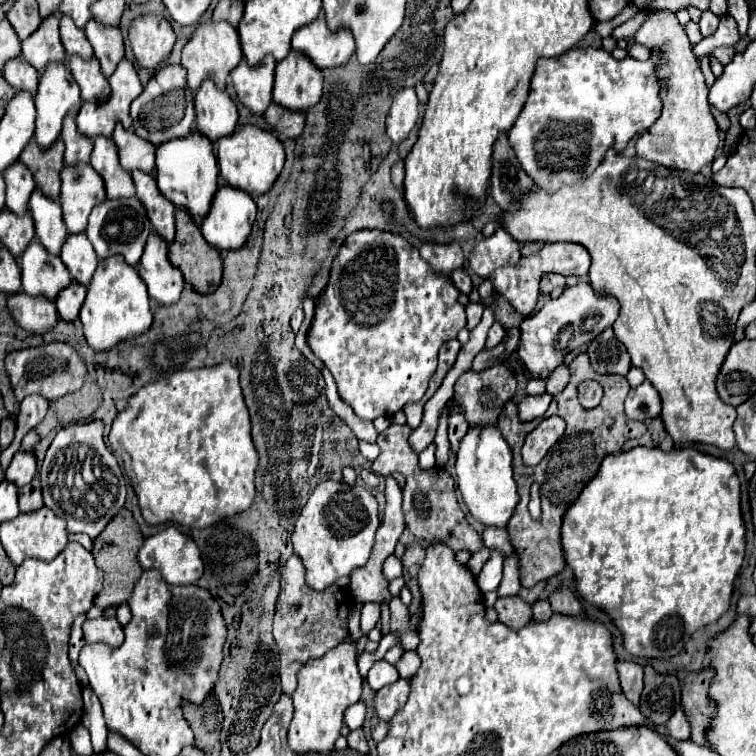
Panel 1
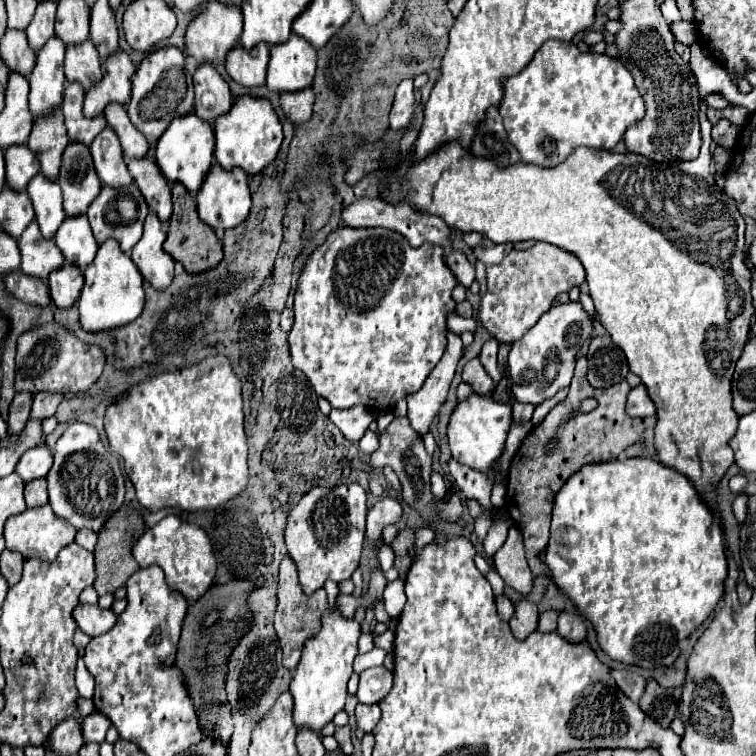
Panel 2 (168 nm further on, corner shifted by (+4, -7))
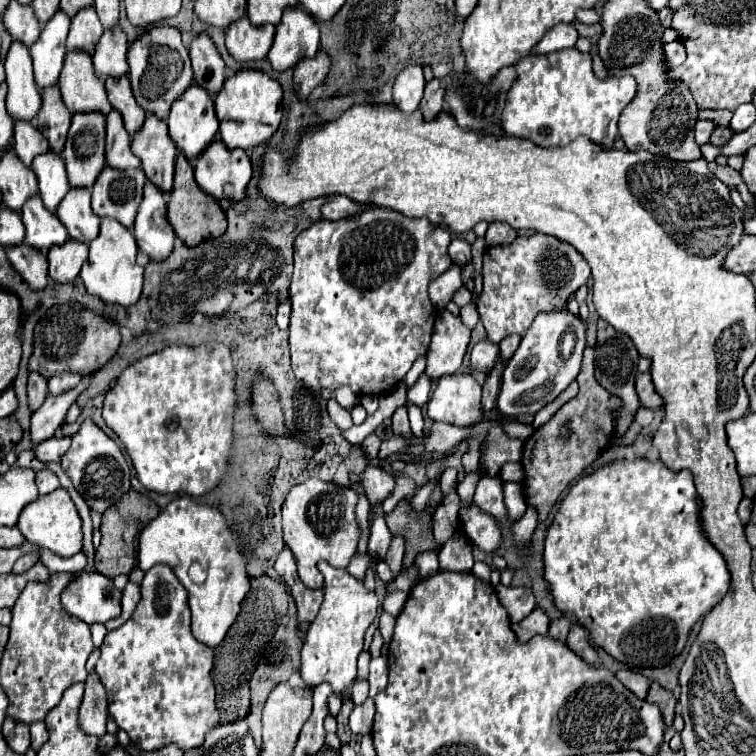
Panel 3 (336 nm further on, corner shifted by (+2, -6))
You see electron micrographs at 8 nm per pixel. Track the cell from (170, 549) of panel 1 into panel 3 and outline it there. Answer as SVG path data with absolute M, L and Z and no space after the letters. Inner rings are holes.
M178 496L174 498L142 532L140 532L140 538L138 538L138 568L140 570L150 570L154 564L168 564L176 578L182 582L182 586L188 590L188 606L190 606L190 612L192 612L192 634L196 640L202 640L202 644L206 646L218 646L228 628L232 626L232 622L236 620L238 612L240 612L240 602L244 600L246 592L250 590L250 576L246 574L244 570L244 556L240 556L234 540L232 540L232 534L226 526L226 520L224 516L216 510L216 508L210 508L210 506L204 506L204 504L196 504L192 502L192 498L188 496ZM198 562L200 566L206 564L208 568L208 576L206 576L206 582L202 584L194 584L188 576L188 570L190 566Z

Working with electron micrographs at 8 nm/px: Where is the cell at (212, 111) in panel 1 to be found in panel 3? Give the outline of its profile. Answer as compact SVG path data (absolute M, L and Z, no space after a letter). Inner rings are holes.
M200 34L198 38L192 40L190 60L192 60L192 70L194 70L194 84L202 86L212 96L218 94L226 80L226 74L224 74L226 66L216 46L206 34Z

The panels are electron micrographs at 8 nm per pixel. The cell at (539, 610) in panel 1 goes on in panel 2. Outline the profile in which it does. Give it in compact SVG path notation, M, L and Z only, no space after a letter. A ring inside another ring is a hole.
M544 611L544 613L540 615L538 631L550 633L550 631L556 631L556 625L558 625L558 611Z

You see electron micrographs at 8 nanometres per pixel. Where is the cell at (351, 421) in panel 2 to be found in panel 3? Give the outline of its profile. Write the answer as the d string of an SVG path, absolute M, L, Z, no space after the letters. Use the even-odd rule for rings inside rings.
M346 388L338 390L334 398L336 398L336 400L338 400L338 404L340 404L344 410L348 410L348 412L352 412L352 410L356 408L356 404L358 404L358 398L356 398L350 390L346 390Z

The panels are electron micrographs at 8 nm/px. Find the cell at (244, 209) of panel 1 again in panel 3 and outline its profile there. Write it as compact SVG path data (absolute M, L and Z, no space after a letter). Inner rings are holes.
M216 138L194 162L194 176L202 192L214 196L218 202L224 198L224 184L232 184L232 196L228 200L236 204L246 198L252 166L244 150L228 150L222 140Z

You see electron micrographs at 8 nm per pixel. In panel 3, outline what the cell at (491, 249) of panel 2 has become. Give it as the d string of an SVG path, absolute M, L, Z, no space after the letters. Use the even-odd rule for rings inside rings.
M494 222L488 226L488 232L484 236L486 246L502 246L502 244L512 244L516 238L516 230L510 230L510 226Z

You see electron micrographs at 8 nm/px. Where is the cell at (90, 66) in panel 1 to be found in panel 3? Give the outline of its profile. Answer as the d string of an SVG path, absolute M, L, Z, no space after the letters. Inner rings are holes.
M86 8L86 10L78 12L78 16L74 16L66 48L70 52L82 50L82 52L94 54L94 48L102 36L102 32L104 32L104 28L102 28L94 8Z

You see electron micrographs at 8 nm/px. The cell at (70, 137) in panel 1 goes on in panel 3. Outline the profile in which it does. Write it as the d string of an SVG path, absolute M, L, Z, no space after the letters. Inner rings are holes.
M66 52L58 86L70 114L102 112L106 116L112 110L104 82L96 78L92 56L86 52Z

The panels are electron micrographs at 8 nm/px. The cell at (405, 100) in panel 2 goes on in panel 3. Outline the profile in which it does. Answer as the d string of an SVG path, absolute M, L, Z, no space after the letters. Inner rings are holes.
M406 66L394 82L394 106L400 112L414 112L422 100L424 92L424 76L422 76L422 66Z

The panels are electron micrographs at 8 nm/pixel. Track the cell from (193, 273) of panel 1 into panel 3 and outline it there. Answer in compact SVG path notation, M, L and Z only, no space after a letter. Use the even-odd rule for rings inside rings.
M180 154L176 158L176 174L174 174L174 188L170 194L170 202L168 202L168 222L174 228L174 234L186 242L188 246L198 246L202 244L202 240L210 240L210 238L220 238L226 232L226 216L220 208L220 204L204 194L198 184L194 182L194 172L192 172L192 164Z

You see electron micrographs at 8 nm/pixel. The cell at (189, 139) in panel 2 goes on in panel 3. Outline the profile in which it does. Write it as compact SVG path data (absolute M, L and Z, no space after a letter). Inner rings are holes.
M192 84L184 92L184 96L172 104L172 110L170 110L170 116L166 122L168 122L168 130L170 130L170 138L172 138L174 146L188 160L196 160L214 142L214 138L218 134L218 118L214 112L214 100L206 90L202 90L196 84Z

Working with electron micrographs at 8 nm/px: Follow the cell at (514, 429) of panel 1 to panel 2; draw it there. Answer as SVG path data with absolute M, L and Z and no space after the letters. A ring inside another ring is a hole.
M580 357L576 361L576 371L570 383L568 397L562 403L558 403L548 413L548 417L524 437L520 449L516 451L512 465L510 465L510 473L508 473L506 507L508 507L510 517L514 519L514 523L520 527L524 535L526 557L530 561L534 575L542 575L546 571L546 565L538 559L538 553L548 545L554 497L562 489L562 485L574 473L578 473L586 463L612 461L626 447L634 445L642 437L644 433L642 419L630 417L626 413L628 391L630 391L630 385L626 381L610 389L592 389L586 381L586 357ZM586 397L594 397L598 401L598 407L590 411L588 415L578 415L564 423L564 417L570 411L574 411L580 405L580 401L584 401ZM548 443L556 443L554 451L546 451Z

